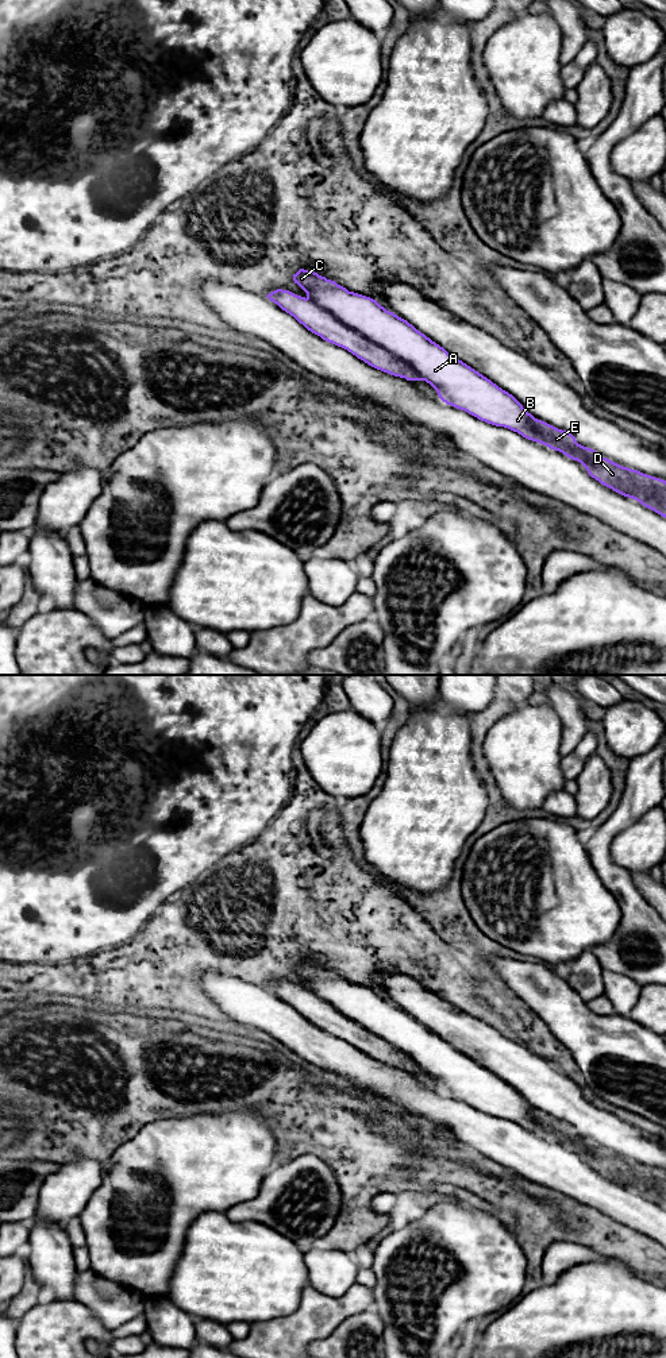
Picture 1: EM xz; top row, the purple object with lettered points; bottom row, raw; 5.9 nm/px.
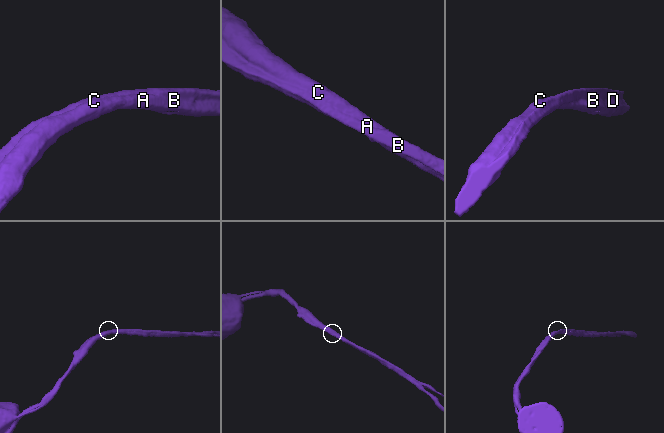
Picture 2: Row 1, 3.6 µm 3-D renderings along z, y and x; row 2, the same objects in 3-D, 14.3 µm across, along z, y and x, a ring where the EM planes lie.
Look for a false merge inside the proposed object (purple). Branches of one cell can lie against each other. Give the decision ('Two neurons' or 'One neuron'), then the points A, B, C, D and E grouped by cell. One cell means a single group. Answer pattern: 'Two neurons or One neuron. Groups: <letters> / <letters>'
Two neurons. Groups: A B C D / E

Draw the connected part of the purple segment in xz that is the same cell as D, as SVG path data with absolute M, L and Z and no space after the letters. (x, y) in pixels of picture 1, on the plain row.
M563 1142L559 1143L580 1153L586 1160L588 1165L601 1176L624 1188L636 1191L643 1197L666 1210L666 1197L650 1189L648 1172L627 1164L623 1157L603 1147L574 1147Z

